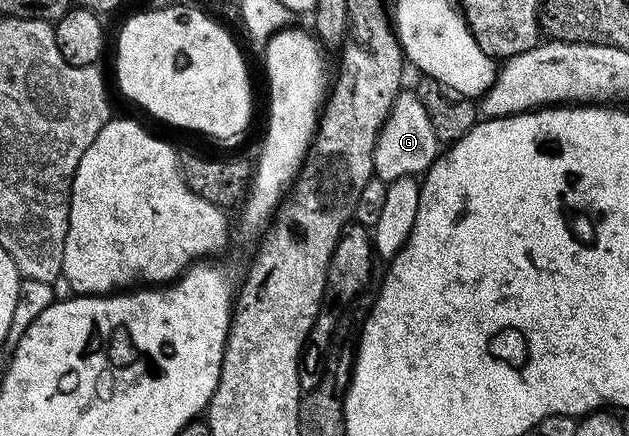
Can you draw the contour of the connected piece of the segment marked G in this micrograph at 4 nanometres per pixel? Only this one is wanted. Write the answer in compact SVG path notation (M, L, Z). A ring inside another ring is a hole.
M400 91L399 97L393 102L375 143L373 166L375 176L380 180L390 182L400 180L403 176L418 177L426 173L432 162L441 155L441 142L437 134L433 134L429 114L425 114L425 106L421 106L421 98L414 91L407 91Z

